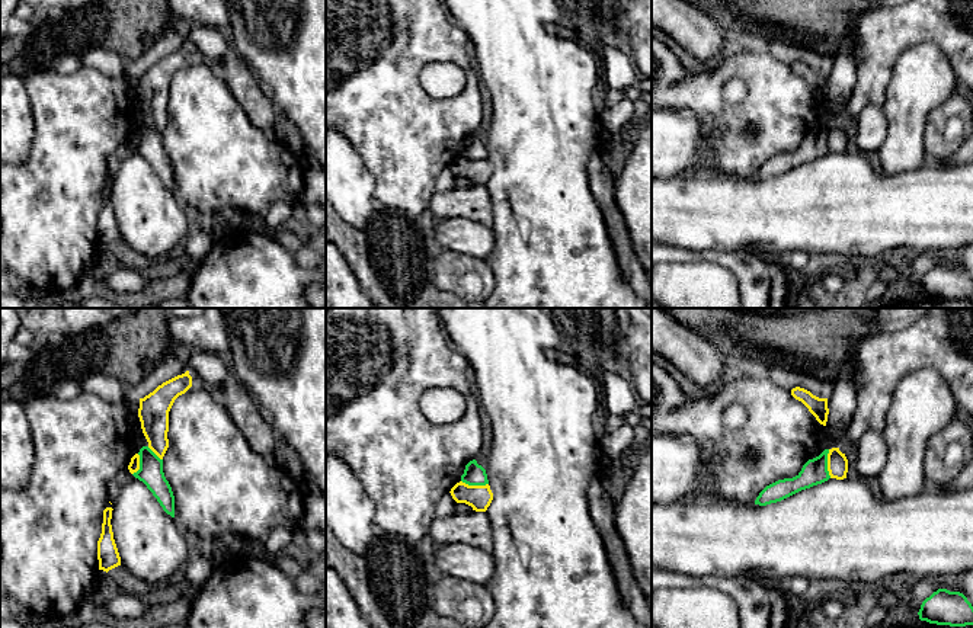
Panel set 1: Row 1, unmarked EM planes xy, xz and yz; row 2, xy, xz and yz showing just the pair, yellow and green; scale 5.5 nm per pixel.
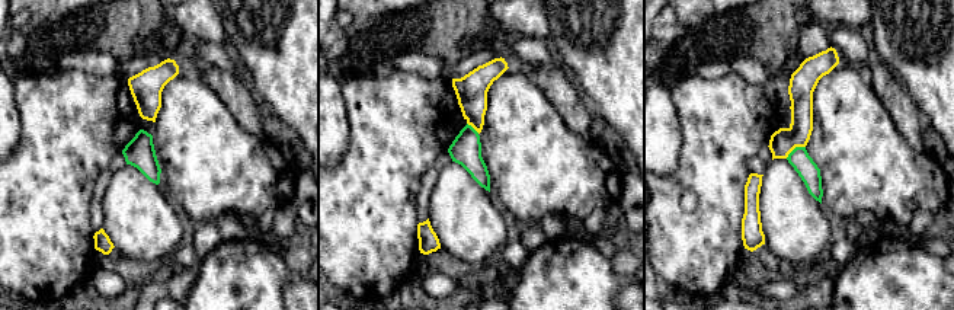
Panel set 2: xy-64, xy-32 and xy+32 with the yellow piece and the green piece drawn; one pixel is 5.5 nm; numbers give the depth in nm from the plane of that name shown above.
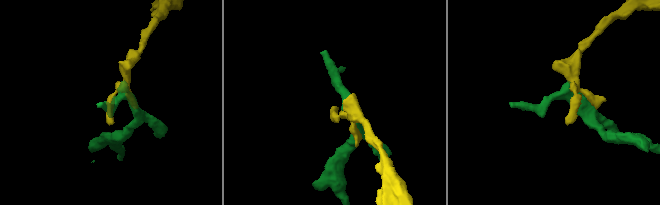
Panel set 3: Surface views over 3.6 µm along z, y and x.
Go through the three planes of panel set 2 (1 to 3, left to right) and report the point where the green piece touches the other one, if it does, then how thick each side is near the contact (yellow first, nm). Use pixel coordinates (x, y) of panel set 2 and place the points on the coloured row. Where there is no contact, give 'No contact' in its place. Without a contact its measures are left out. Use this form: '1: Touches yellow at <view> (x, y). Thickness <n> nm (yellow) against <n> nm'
1: No contact
2: Touches yellow at xy-32 (473, 127). Thickness 180 nm (yellow) against 170 nm
3: Touches yellow at xy+32 (794, 147). Thickness 140 nm (yellow) against 120 nm

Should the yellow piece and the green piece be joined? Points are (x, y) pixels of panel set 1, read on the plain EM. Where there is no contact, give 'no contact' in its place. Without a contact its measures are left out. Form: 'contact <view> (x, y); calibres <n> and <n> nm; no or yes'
contact yz (828, 138); calibres 110 and 140 nm; no

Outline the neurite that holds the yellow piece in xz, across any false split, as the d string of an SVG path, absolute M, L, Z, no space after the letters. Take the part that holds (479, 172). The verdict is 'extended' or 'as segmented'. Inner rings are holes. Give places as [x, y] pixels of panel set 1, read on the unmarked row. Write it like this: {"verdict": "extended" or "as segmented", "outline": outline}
{"verdict": "as segmented", "outline": "M463 156L451 163L451 170L457 177L465 177L476 186L486 186L493 174L490 160L468 160Z"}

